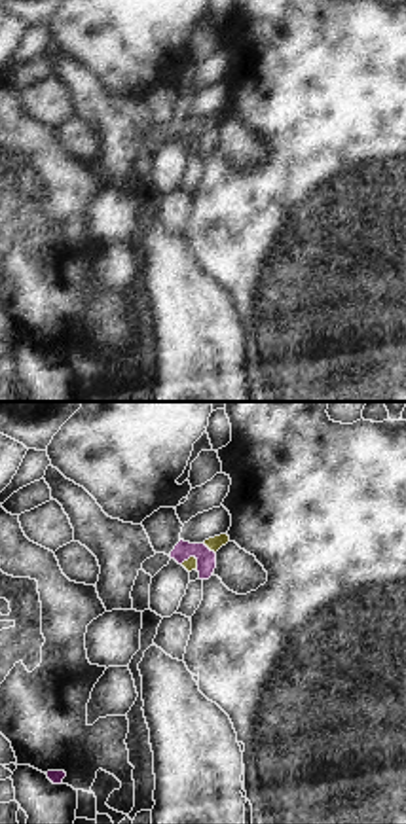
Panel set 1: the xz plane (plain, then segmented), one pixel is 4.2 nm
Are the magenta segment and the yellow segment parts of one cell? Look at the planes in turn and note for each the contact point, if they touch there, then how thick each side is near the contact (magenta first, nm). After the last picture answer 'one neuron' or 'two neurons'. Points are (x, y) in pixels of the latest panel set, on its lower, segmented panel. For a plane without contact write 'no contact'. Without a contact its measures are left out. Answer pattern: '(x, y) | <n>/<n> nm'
(207, 548) | 80/60 nm

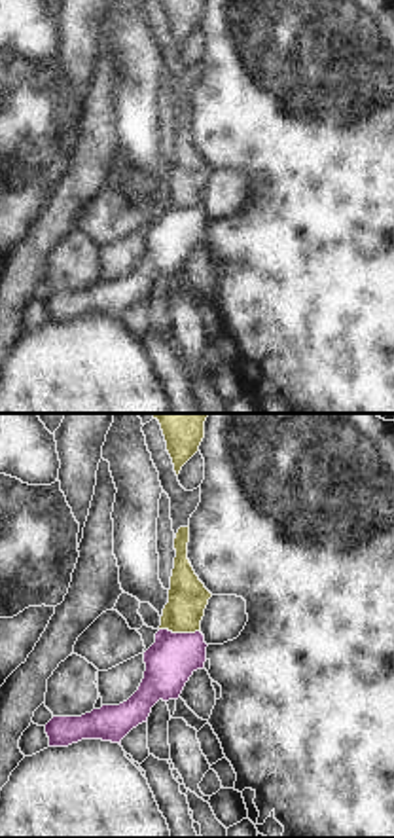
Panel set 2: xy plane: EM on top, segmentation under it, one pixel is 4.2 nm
(180, 634) | 220/170 nm

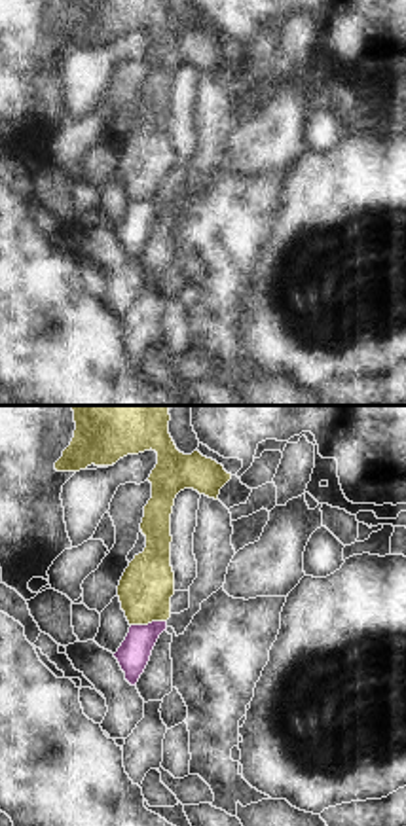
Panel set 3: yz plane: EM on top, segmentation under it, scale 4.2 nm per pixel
(148, 624) | 140/220 nm

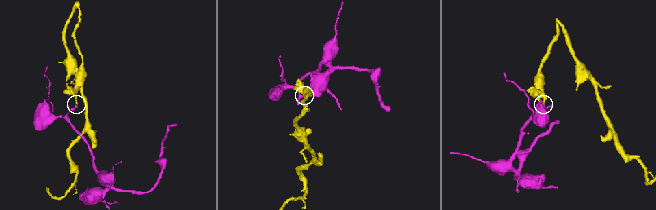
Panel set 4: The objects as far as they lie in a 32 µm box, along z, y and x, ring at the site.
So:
two neurons

